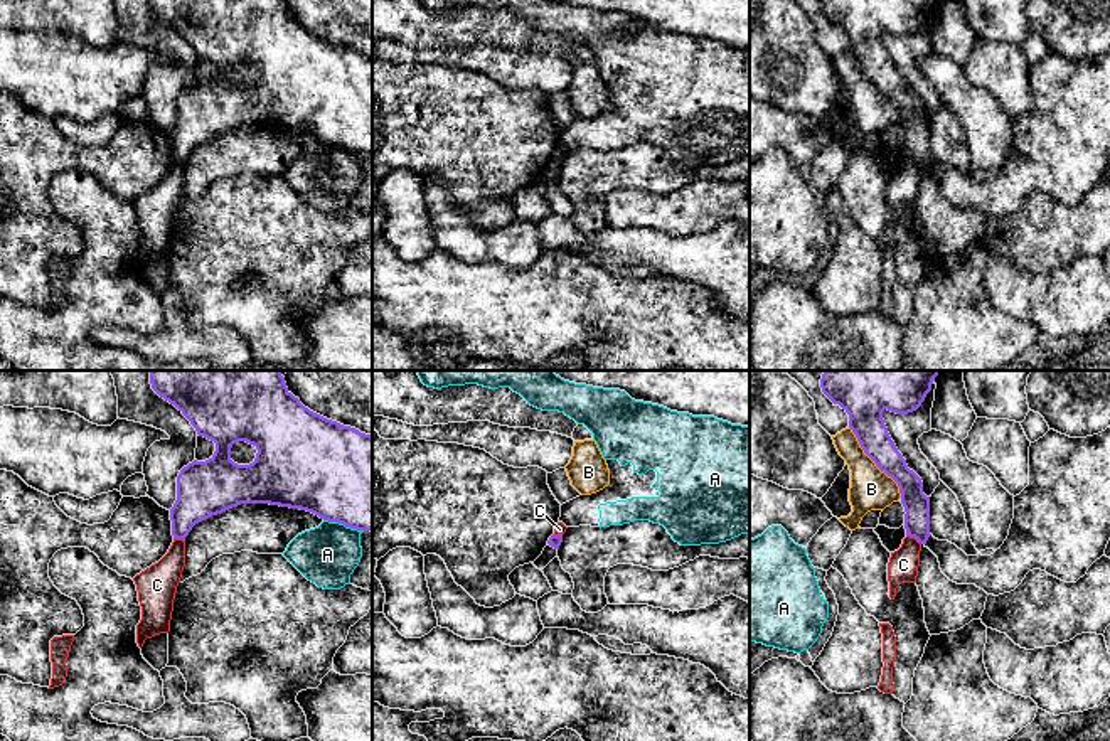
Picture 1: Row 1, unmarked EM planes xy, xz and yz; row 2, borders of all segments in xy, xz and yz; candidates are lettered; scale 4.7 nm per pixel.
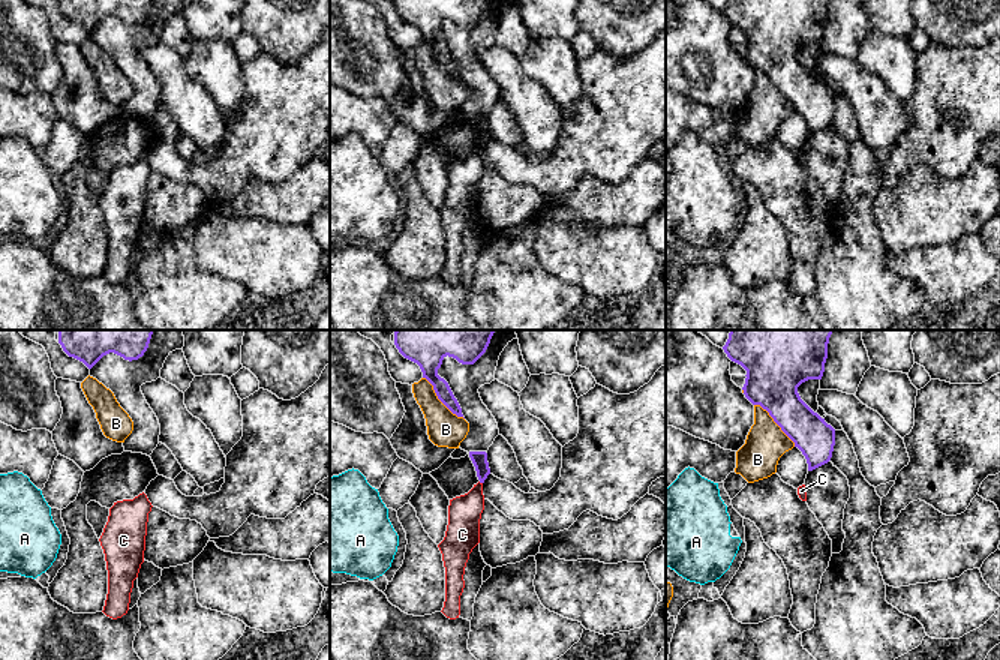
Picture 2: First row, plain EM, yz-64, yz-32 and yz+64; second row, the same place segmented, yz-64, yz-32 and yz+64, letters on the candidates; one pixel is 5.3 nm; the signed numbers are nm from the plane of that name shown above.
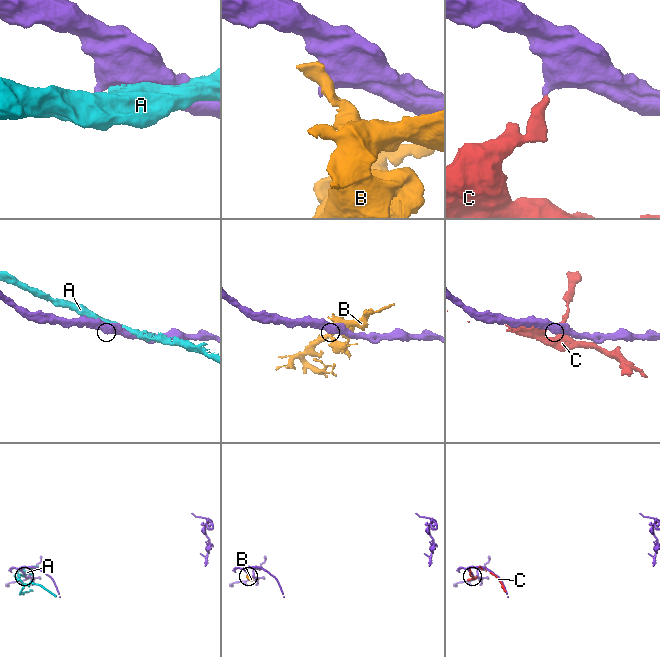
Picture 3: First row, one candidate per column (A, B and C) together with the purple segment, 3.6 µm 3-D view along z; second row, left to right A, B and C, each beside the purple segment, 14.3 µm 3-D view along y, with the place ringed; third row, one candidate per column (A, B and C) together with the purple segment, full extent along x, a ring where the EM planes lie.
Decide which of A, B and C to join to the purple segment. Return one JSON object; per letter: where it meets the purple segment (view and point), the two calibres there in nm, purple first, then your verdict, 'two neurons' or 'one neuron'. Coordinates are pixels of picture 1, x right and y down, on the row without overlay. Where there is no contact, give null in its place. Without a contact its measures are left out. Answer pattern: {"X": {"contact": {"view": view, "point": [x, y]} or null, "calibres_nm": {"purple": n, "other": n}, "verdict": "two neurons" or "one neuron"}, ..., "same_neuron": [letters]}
{"A": {"contact": {"view": "xy", "point": [342, 145]}, "calibres_nm": {"purple": 460, "other": 280}, "verdict": "two neurons"}, "B": {"contact": {"view": "yz", "point": [875, 85]}, "calibres_nm": {"purple": 160, "other": 200}, "verdict": "two neurons"}, "C": {"contact": {"view": "yz", "point": [913, 159]}, "calibres_nm": {"purple": 130, "other": 140}, "verdict": "two neurons"}, "same_neuron": []}

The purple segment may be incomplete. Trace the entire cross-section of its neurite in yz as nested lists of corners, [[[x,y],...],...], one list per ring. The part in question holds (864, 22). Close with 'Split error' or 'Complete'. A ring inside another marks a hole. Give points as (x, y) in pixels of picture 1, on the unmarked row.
[[[822,0],[822,15],[839,27],[849,37],[849,51],[856,57],[864,76],[876,89],[891,99],[901,116],[905,130],[906,158],[915,160],[920,167],[926,167],[930,157],[930,120],[923,116],[921,101],[908,91],[906,83],[898,74],[883,42],[883,34],[908,37],[916,34],[931,13],[935,0]]]. Complete

